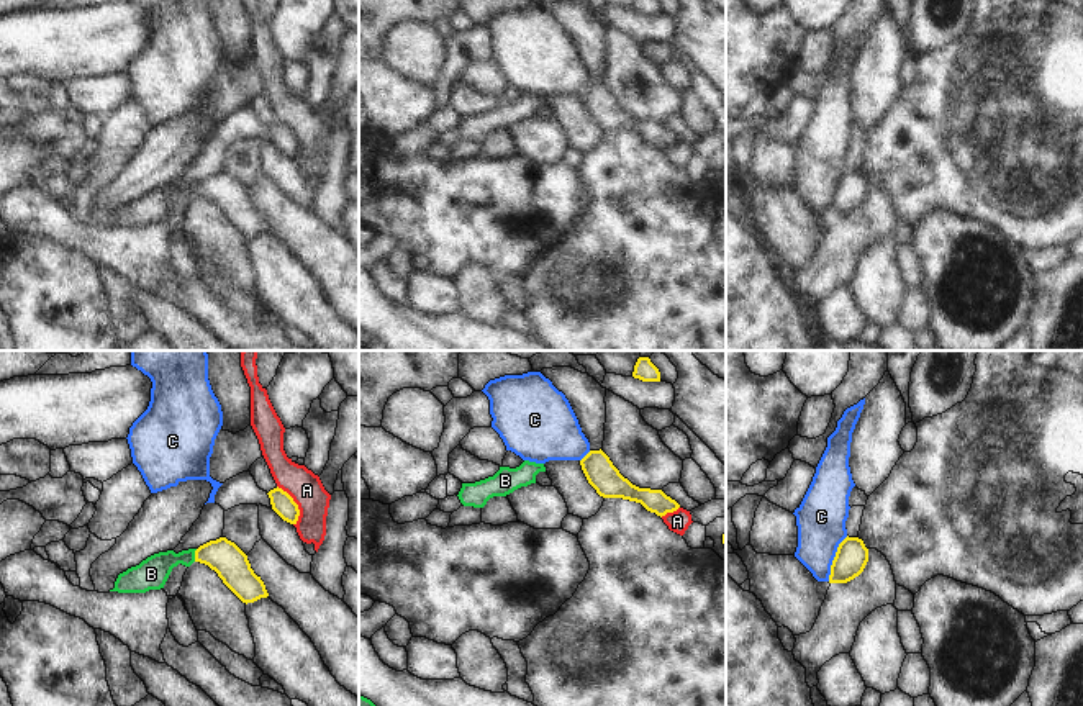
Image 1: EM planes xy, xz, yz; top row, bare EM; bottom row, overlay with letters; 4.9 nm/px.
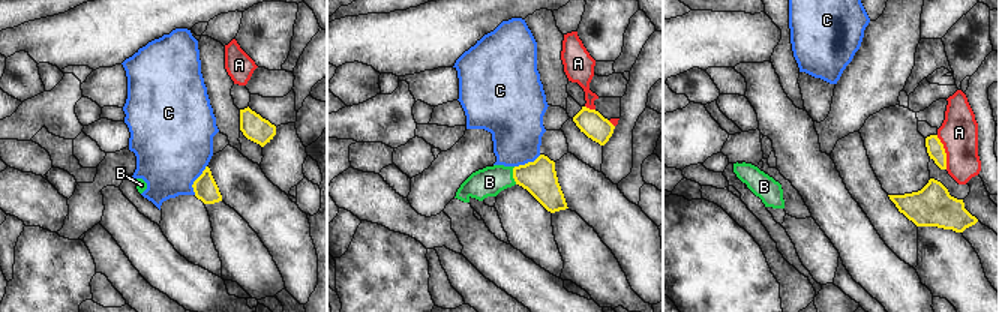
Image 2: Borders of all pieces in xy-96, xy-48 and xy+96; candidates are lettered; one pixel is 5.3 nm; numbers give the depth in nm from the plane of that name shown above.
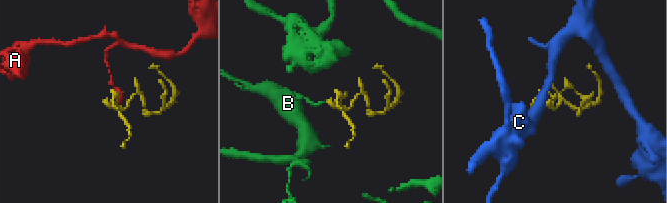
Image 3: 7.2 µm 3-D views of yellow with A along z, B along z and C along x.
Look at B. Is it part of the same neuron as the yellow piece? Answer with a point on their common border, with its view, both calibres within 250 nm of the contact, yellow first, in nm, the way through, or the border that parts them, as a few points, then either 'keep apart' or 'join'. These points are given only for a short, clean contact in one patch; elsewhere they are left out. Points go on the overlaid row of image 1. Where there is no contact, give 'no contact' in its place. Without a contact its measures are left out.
xy (195, 556) | 170/160 nm | across xy (225, 557), (195, 556), (169, 559), (151, 574) | join

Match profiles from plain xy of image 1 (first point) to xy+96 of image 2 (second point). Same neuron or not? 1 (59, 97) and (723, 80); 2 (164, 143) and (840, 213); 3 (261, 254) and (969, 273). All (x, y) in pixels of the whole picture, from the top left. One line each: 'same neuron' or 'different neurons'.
1: different neurons
2: different neurons
3: same neuron

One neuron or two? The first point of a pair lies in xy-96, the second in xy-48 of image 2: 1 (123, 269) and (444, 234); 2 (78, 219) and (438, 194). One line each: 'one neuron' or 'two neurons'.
1: two neurons
2: one neuron

